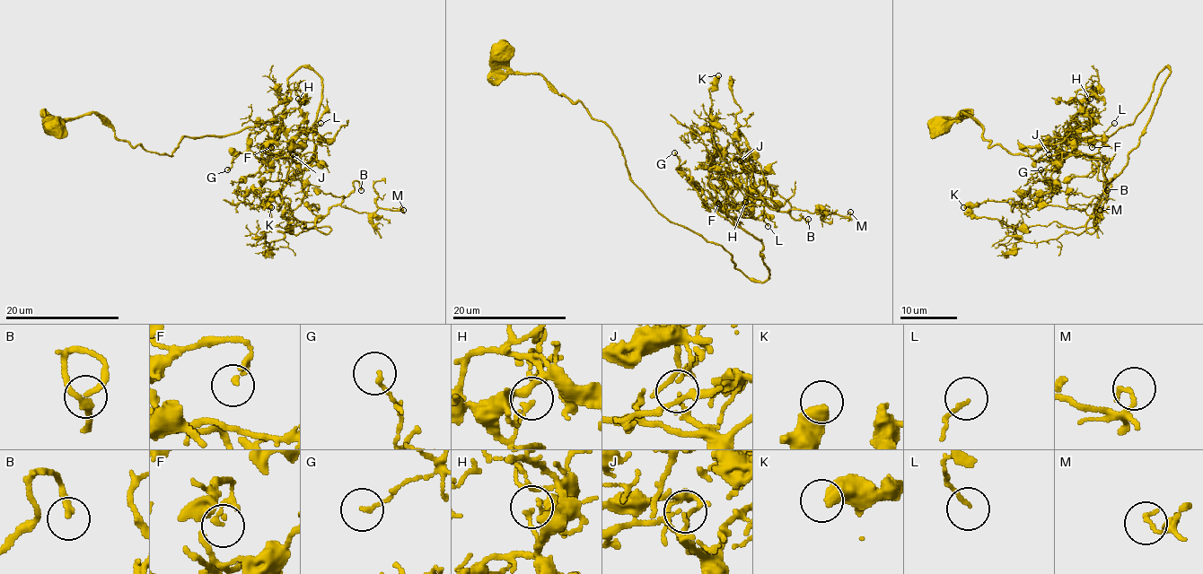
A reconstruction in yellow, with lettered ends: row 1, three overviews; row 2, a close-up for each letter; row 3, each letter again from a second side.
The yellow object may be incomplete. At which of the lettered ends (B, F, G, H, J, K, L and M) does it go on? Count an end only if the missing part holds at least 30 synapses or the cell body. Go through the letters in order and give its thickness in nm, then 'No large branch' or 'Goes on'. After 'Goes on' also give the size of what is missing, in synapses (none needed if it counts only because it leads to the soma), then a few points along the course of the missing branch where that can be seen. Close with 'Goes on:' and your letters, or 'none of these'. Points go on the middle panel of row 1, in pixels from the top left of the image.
B: Thickness 190 nm. Goes on. Roughly 110 synapses. Course of what is missing: (808, 219), (796, 197), (801, 194), (806, 199), (808, 189), (801, 148), (821, 128), (829, 134)
F: Thickness 160 nm. No large branch
G: Thickness 130 nm. No large branch
H: Thickness 130 nm. No large branch
J: Thickness 150 nm. No large branch
K: Thickness 550 nm. No large branch
L: Thickness 120 nm. No large branch
M: Thickness 120 nm. No large branch
Goes on: B

